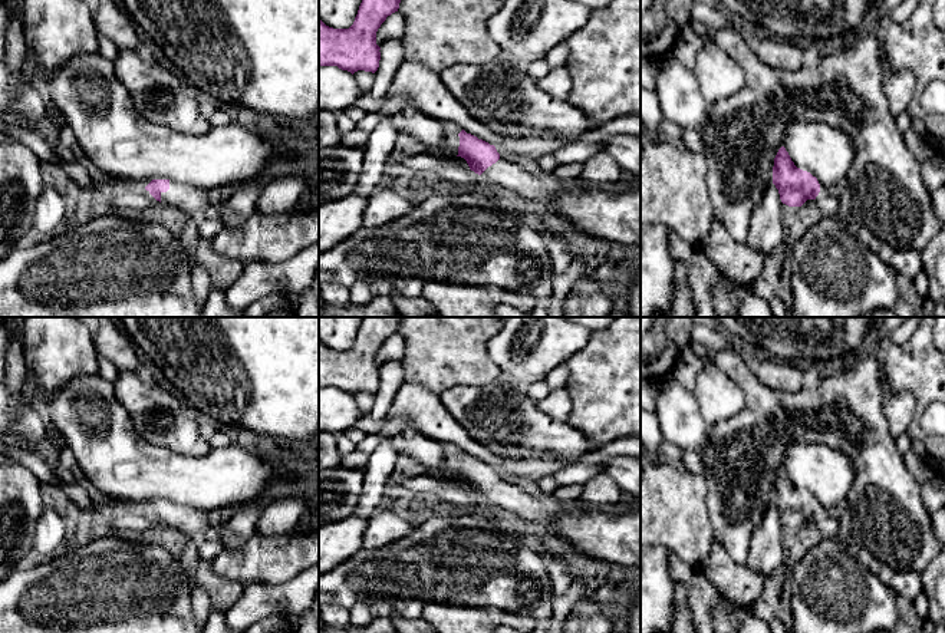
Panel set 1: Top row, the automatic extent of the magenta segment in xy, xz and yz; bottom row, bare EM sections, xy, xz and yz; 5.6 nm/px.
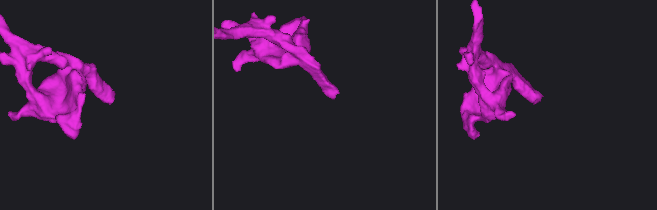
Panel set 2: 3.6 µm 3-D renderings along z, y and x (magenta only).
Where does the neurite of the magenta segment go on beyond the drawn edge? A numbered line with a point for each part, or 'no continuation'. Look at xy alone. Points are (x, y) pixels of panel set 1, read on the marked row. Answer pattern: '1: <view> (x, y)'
1: xy (187, 198)

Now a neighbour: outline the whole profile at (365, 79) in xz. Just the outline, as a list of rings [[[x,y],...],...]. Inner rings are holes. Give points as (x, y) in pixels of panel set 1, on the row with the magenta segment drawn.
[[[358,70],[353,73],[353,78],[358,82],[360,95],[371,92],[372,86],[373,86],[373,80],[375,80],[375,73]]]

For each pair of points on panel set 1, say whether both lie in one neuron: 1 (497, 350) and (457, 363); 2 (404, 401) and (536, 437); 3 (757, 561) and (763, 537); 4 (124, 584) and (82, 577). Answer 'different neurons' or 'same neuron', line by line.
1: different neurons
2: different neurons
3: same neuron
4: same neuron

